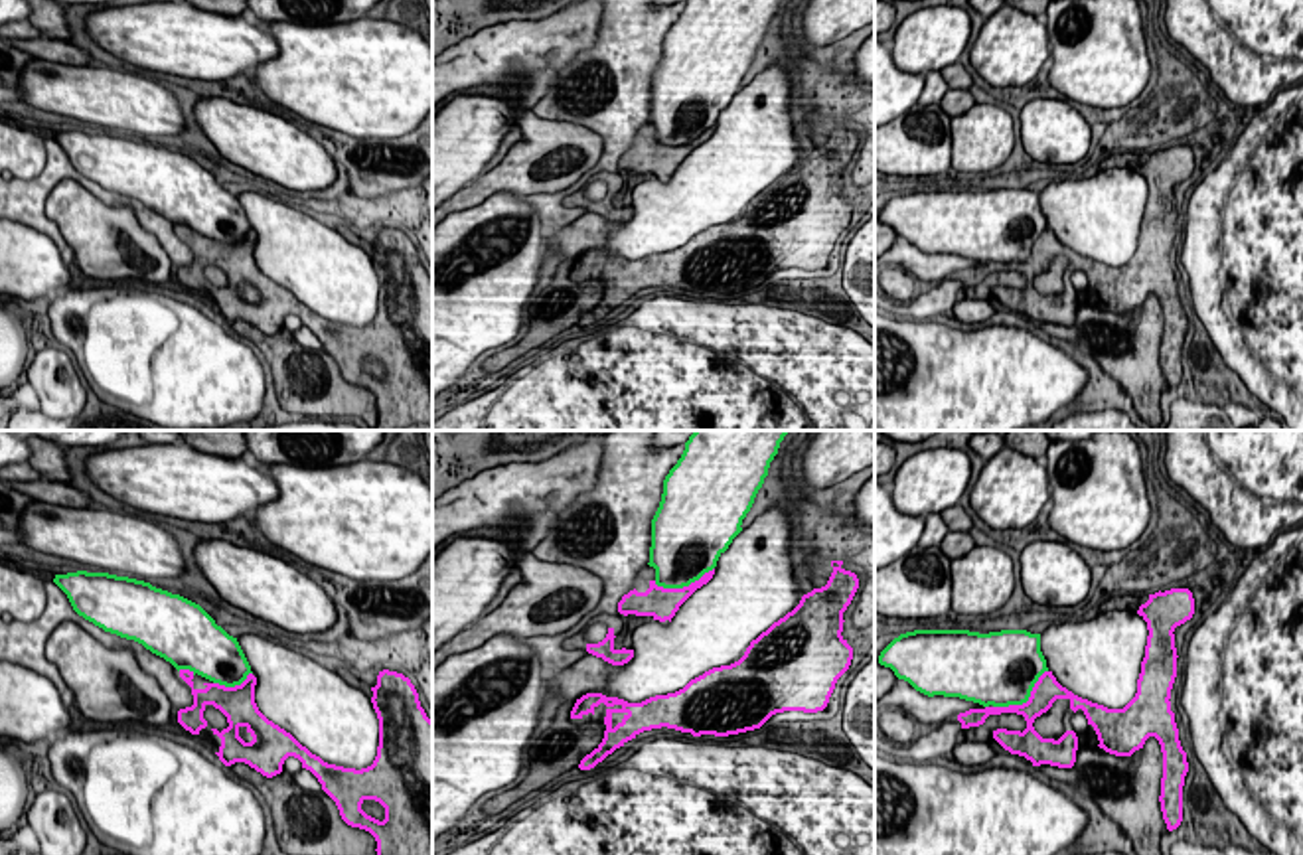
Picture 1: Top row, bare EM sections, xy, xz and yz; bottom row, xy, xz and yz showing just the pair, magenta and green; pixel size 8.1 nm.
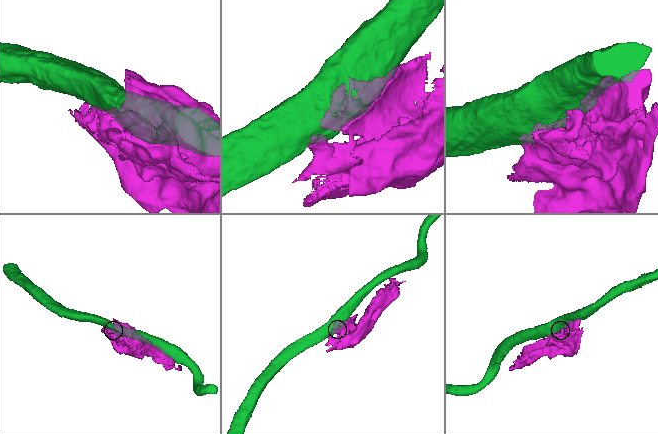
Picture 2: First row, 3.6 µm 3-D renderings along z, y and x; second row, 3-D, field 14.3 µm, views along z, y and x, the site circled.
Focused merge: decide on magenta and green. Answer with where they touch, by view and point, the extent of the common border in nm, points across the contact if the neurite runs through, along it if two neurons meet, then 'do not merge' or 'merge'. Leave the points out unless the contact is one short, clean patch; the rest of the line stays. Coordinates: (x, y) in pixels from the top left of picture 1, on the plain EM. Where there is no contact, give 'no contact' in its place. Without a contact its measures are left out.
meets magenta in yz at (1027, 259); contact 550 nm long; do not merge

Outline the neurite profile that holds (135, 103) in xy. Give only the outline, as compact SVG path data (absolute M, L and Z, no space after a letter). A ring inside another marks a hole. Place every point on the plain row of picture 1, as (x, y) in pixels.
M34 57L20 79L26 107L136 138L186 132L182 105L154 75Z

